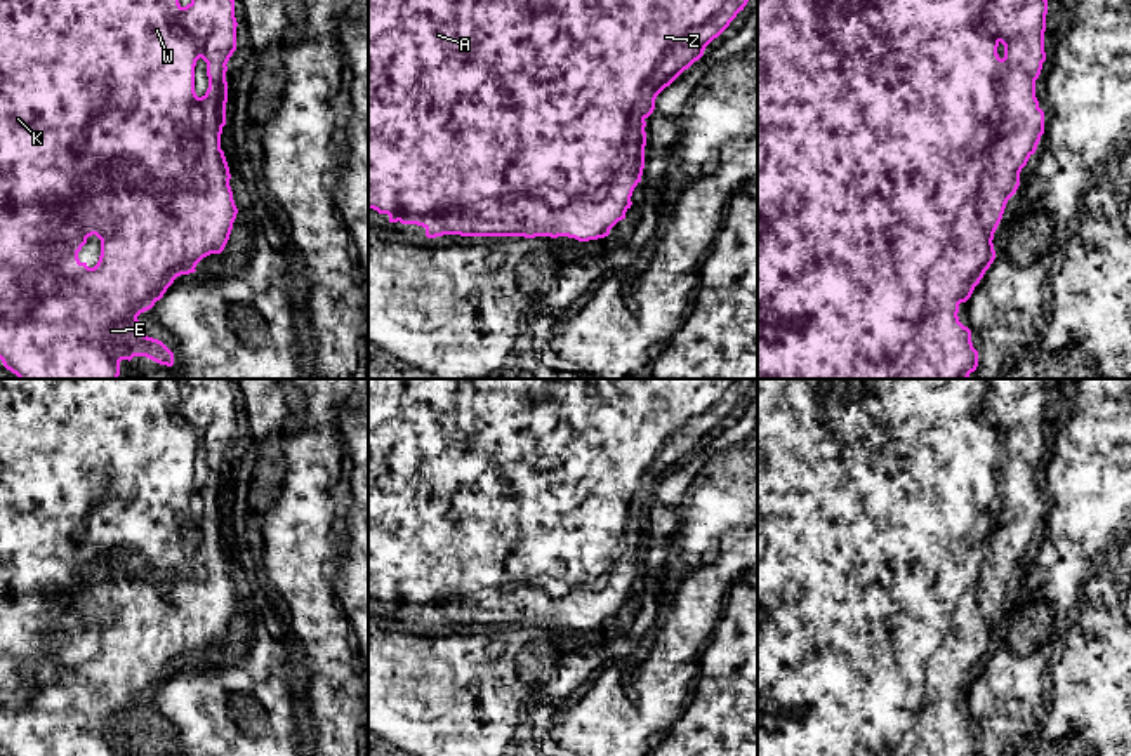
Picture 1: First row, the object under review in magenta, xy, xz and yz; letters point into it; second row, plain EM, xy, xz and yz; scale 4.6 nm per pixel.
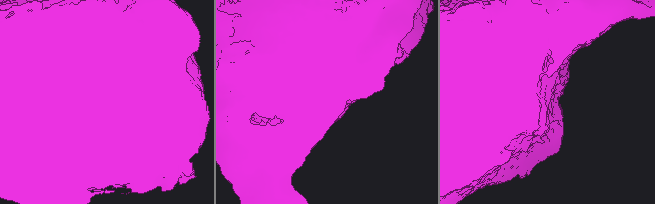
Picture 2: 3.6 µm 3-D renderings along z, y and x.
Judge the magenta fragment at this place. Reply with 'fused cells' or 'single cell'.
single cell

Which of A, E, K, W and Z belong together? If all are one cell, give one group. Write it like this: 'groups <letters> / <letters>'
groups A E K W Z

